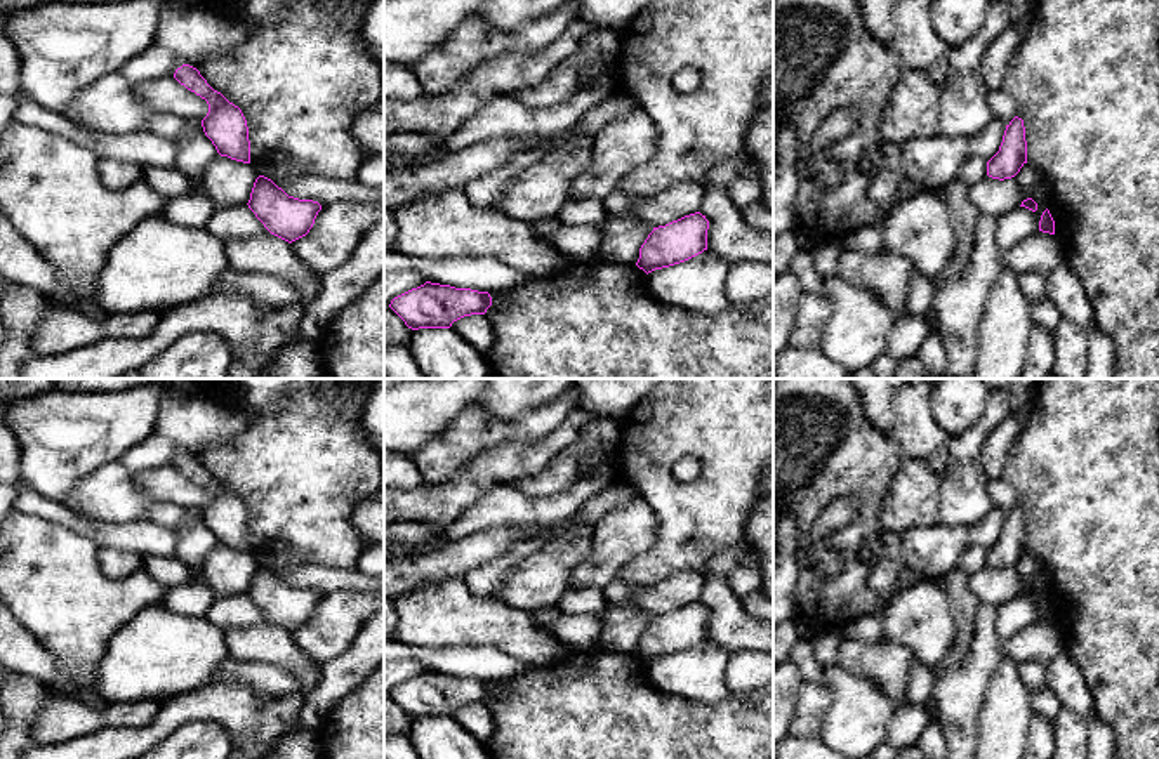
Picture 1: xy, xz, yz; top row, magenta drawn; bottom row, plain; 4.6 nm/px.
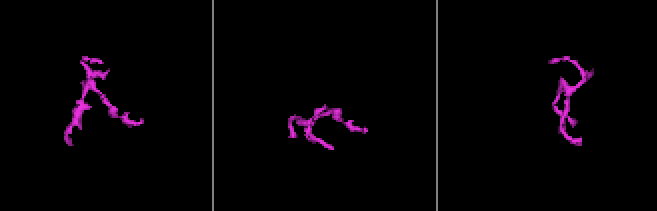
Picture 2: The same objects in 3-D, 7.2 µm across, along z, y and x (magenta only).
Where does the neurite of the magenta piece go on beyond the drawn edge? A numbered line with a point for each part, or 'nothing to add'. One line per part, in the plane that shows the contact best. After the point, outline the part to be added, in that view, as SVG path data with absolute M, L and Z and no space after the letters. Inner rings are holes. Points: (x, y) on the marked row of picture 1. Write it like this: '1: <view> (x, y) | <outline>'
nothing to add

